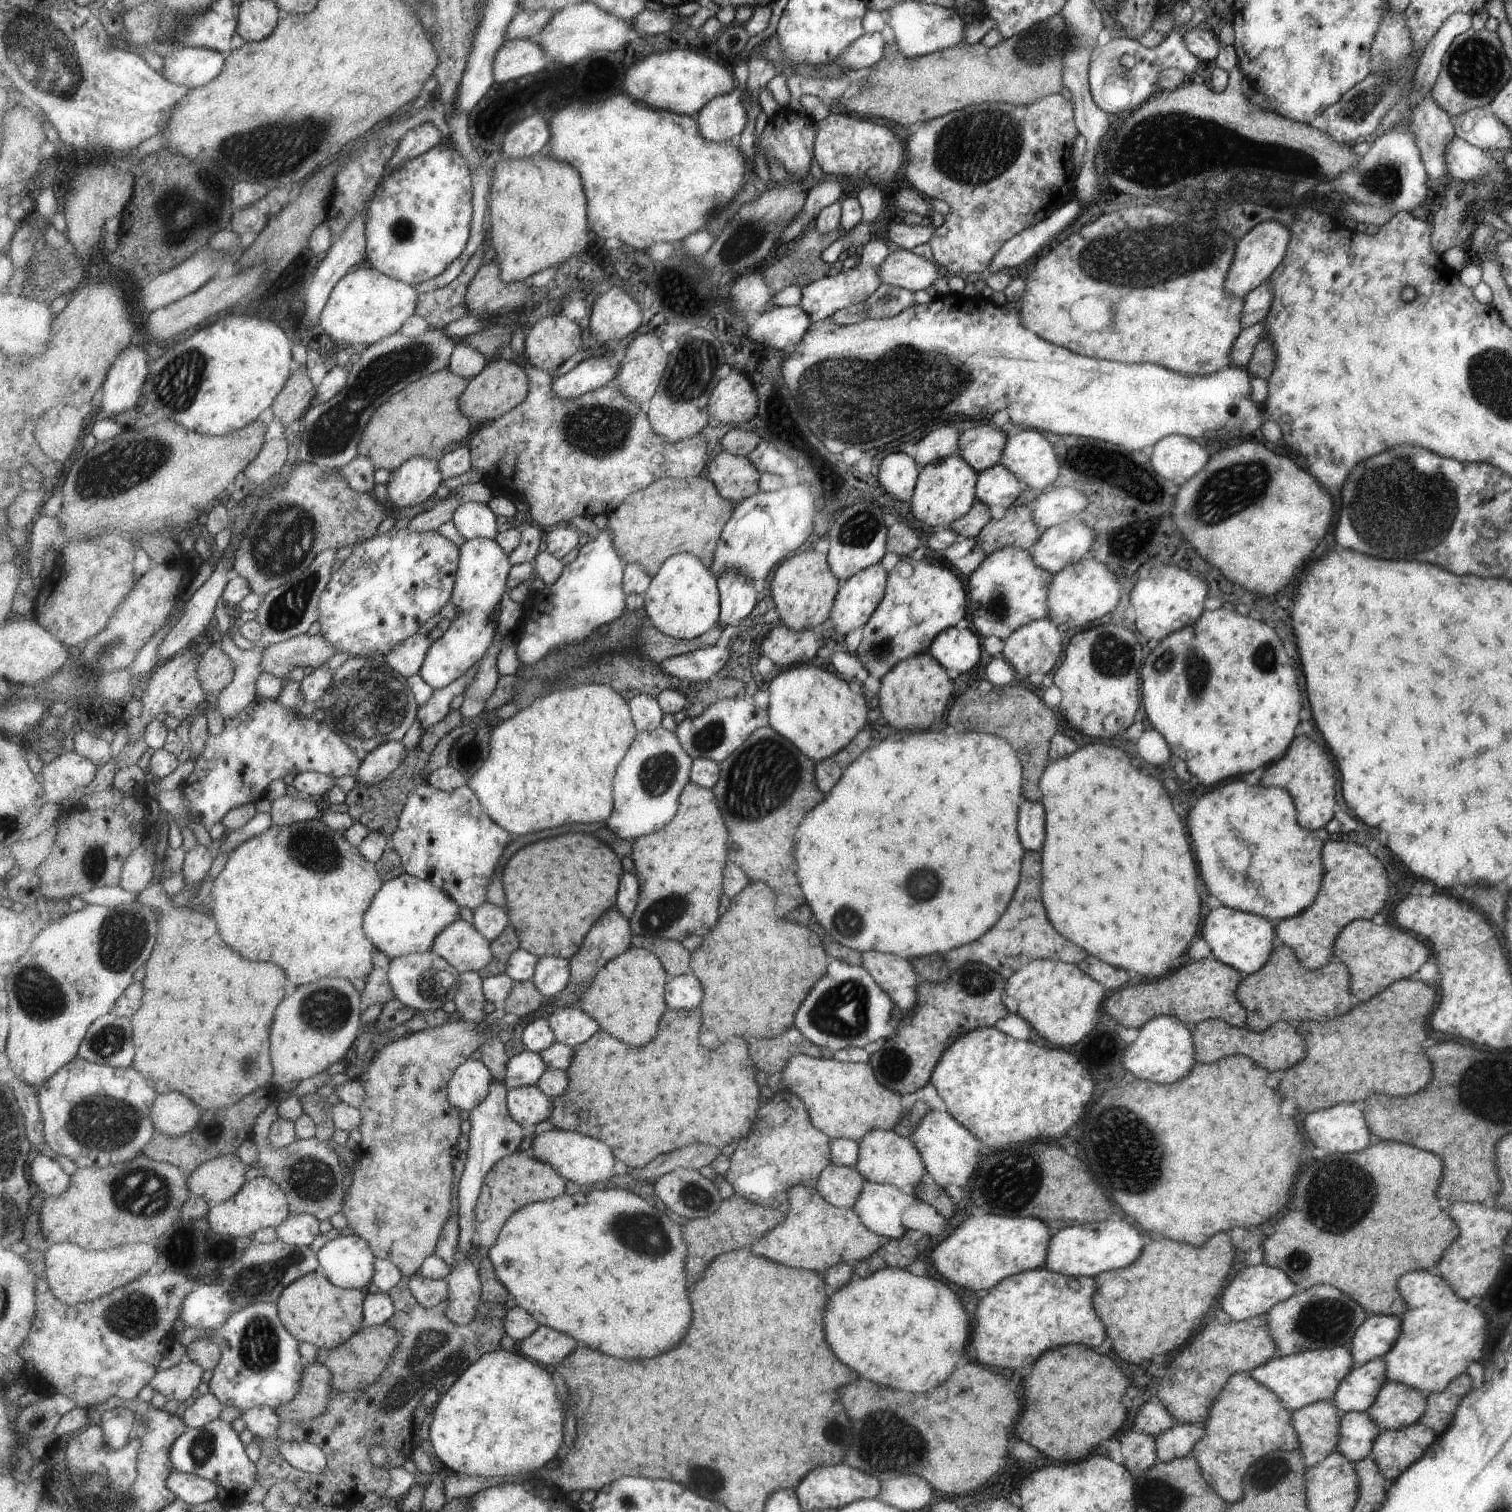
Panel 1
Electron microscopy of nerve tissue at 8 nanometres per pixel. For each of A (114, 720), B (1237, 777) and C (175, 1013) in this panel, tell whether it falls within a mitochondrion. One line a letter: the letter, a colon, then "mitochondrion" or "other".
A: other
B: other
C: other

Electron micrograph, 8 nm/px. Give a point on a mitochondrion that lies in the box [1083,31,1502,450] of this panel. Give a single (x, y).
(1207, 129)

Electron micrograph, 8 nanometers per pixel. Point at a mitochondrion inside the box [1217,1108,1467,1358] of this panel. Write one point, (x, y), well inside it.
(1342, 1193)

